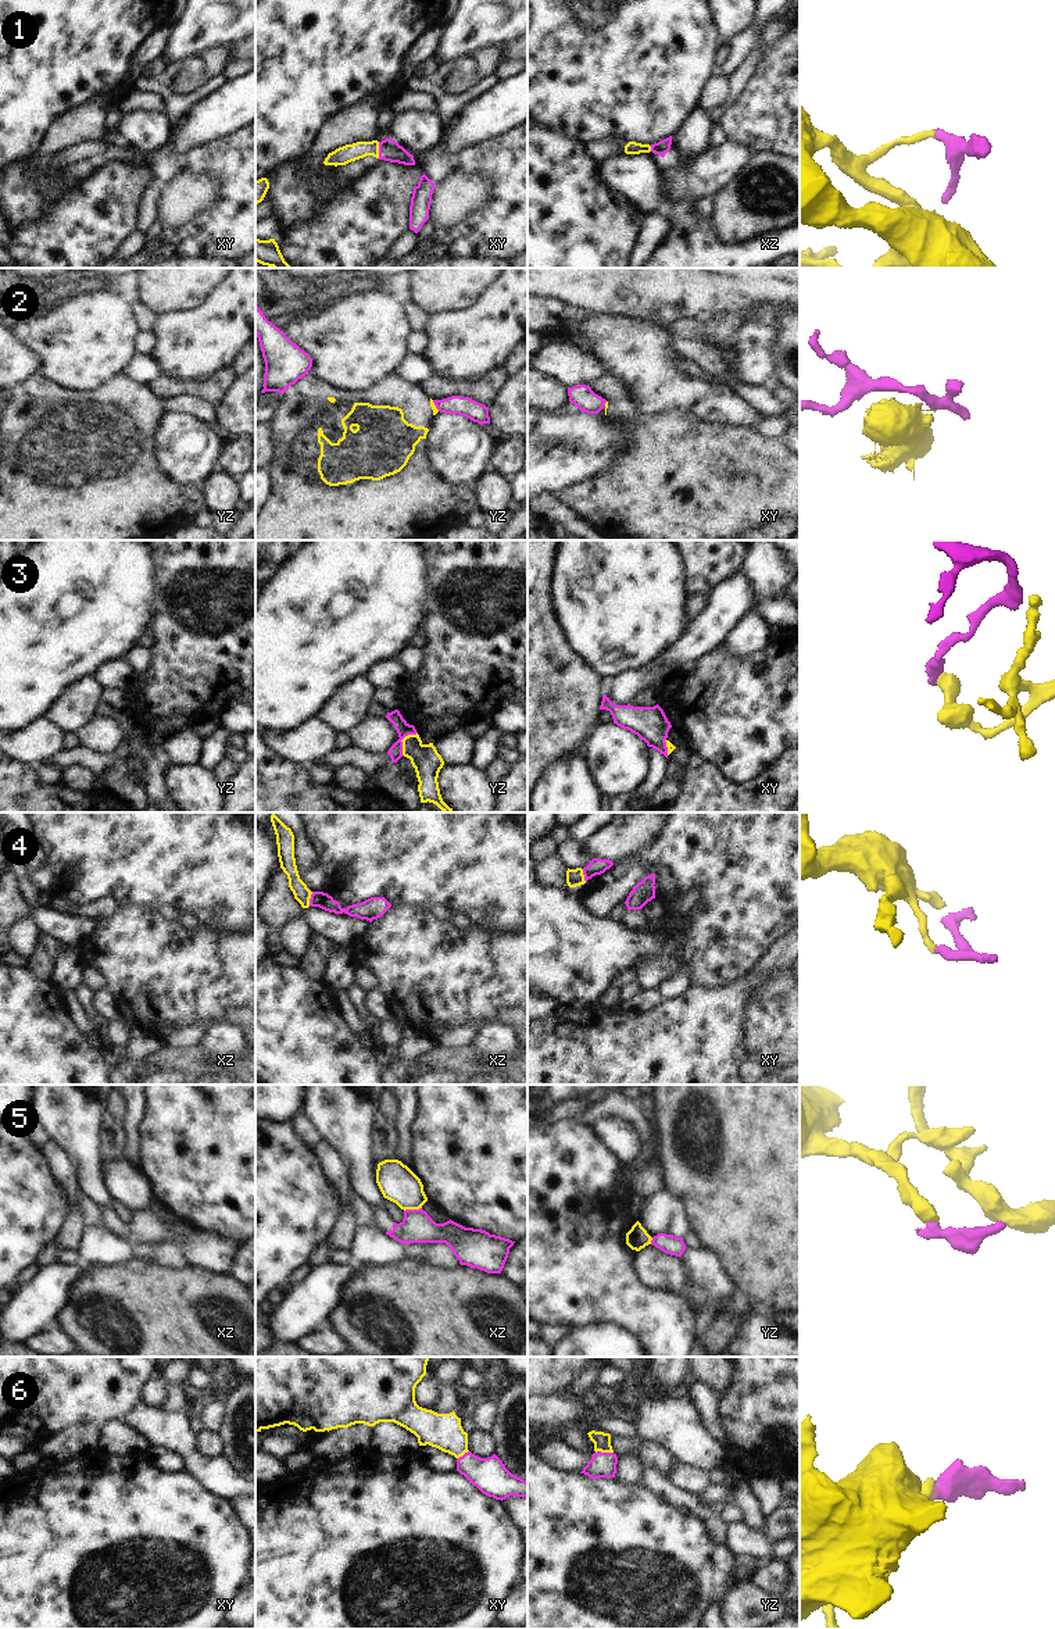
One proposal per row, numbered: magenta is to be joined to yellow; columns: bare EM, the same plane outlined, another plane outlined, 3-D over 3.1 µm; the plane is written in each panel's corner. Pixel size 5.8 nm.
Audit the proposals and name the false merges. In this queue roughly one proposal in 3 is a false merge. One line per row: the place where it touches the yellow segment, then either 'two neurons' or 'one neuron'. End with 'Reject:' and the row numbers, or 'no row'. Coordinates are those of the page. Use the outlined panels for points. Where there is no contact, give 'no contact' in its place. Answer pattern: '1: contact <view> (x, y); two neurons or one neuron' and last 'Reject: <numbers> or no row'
1: contact xy (378, 150); one neuron
2: contact yz (435, 406); two neurons
3: contact yz (401, 740); two neurons
4: contact xz (310, 897); two neurons
5: contact xz (412, 1208); two neurons
6: contact yz (604, 1451); one neuron
Reject: 2, 3, 4, 5

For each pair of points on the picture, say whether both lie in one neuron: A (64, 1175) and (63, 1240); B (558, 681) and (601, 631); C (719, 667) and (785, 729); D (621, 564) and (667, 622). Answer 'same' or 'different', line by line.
A: same
B: different
C: same
D: same

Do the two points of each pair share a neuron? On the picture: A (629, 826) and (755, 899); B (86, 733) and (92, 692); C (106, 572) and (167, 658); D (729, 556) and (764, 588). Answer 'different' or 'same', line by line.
A: different
B: different
C: different
D: different

